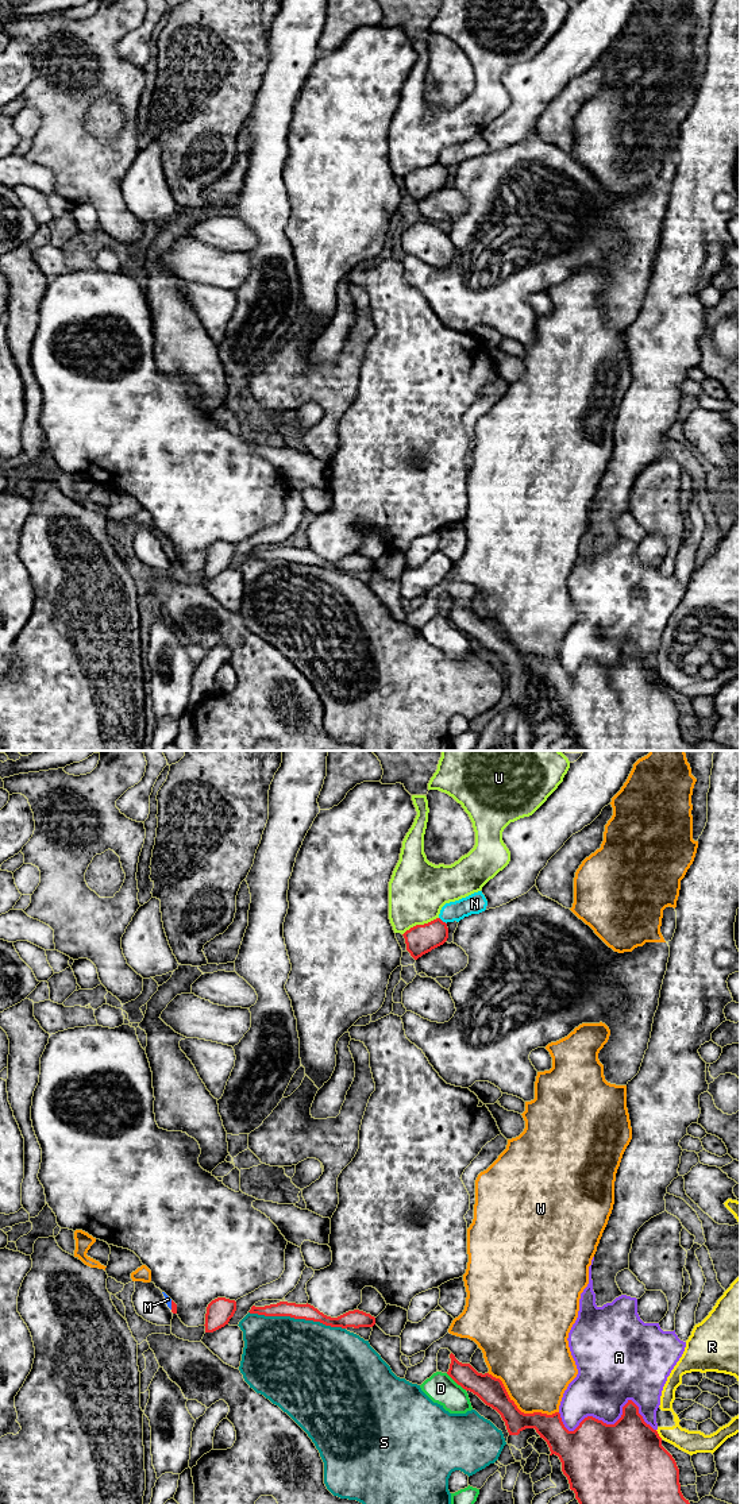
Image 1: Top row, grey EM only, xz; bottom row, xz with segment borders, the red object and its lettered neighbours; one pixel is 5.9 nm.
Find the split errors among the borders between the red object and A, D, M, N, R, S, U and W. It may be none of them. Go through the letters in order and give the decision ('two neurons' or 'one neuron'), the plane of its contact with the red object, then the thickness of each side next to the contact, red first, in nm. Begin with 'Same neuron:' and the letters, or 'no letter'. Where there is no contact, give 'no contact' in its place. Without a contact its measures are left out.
Same neuron: no letter
A: two neurons; meets red in xz; 500 nm thick on the red side, 340 nm on the other
D: two neurons; meets red in xz; 160 nm thick on the red side, 180 nm on the other
M: two neurons; meets red in xz; 30 nm thick on the red side, 40 nm on the other
N: two neurons; meets red in xz; 180 nm thick on the red side, 120 nm on the other
R: two neurons; meets red in xz; 480 nm thick on the red side, 140 nm on the other
S: two neurons; meets red in xz; 100 nm thick on the red side, 500 nm on the other
U: two neurons; meets red in xz; 180 nm thick on the red side, 360 nm on the other
W: two neurons; meets red in xz; 160 nm thick on the red side, 420 nm on the other

